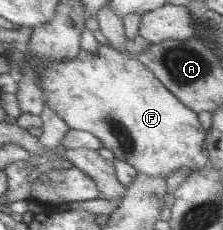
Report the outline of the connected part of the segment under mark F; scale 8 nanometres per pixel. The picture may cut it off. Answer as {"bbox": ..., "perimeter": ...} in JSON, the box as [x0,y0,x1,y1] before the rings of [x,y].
{"bbox":[37,46,207,177],"perimeter":[[[97,46],[95,52],[85,52],[85,50],[79,50],[77,56],[71,60],[59,60],[59,62],[47,62],[43,66],[37,66],[37,81],[39,81],[39,89],[41,89],[41,99],[43,104],[49,110],[52,110],[69,129],[82,130],[83,132],[90,132],[94,134],[101,144],[101,148],[109,150],[113,154],[113,158],[116,160],[124,161],[135,169],[135,172],[146,177],[165,177],[169,174],[177,172],[177,170],[183,170],[187,168],[189,174],[195,174],[199,170],[203,169],[207,165],[207,155],[203,154],[202,146],[205,143],[206,130],[201,127],[197,113],[193,110],[189,110],[185,105],[179,103],[179,100],[167,91],[167,88],[159,82],[158,78],[151,75],[149,70],[145,69],[145,66],[139,64],[134,58],[131,58],[129,54],[121,54],[113,48],[107,48],[107,46]]]}

